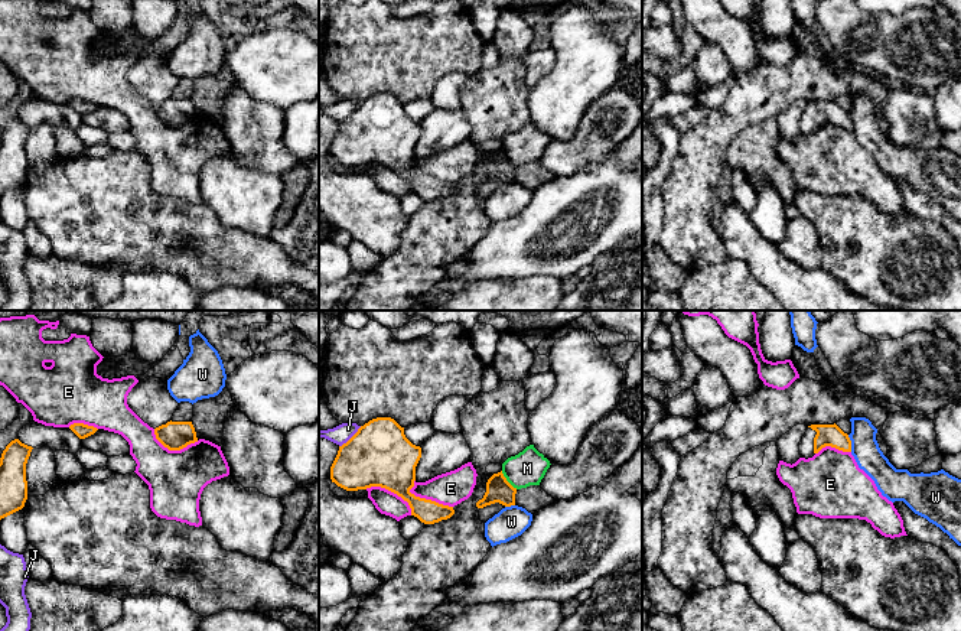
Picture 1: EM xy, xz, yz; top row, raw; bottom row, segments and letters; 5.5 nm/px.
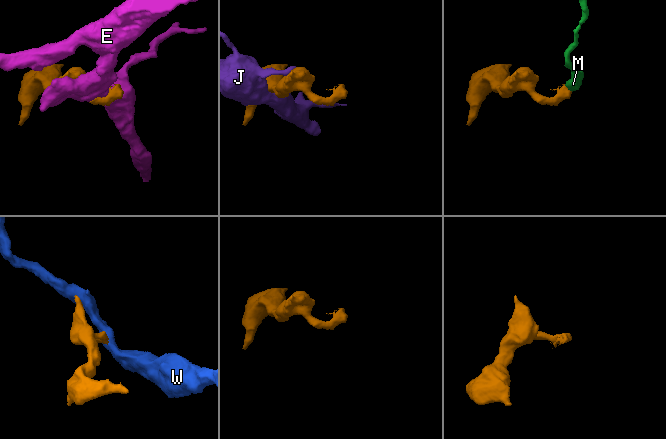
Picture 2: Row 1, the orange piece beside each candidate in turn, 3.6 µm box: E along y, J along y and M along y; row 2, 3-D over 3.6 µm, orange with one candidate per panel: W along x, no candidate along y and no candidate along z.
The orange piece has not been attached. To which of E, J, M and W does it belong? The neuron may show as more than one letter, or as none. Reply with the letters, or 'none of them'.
none of them

